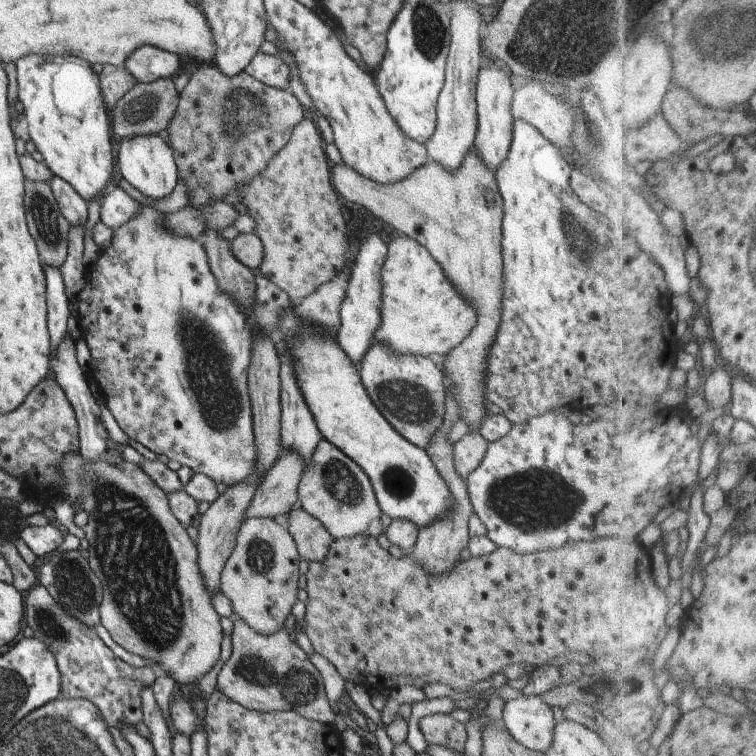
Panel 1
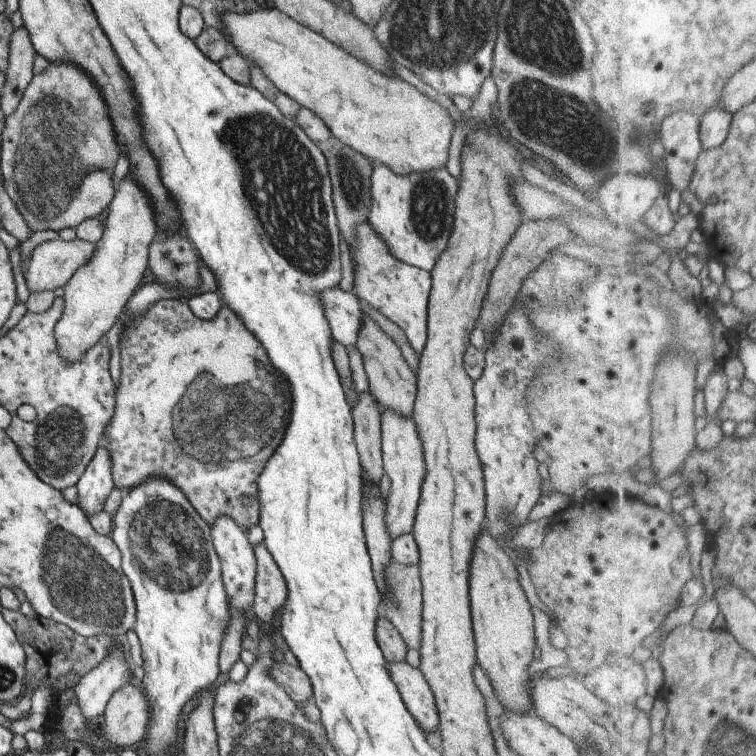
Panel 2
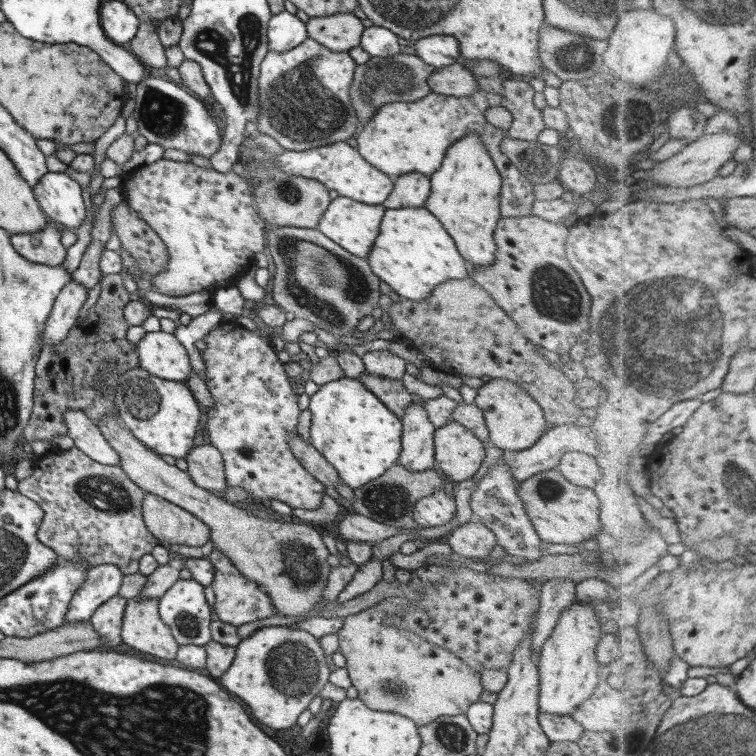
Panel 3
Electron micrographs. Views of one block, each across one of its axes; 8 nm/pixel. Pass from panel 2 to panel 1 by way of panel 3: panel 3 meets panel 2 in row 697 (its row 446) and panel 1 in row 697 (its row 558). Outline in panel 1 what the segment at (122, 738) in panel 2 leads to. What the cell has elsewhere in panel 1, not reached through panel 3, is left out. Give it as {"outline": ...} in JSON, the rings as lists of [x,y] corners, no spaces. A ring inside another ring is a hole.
{"outline":[[[231,616],[231,620],[231,655],[220,667],[215,688],[250,711],[270,713],[296,710],[306,719],[332,724],[333,706],[324,693],[321,675],[310,663],[305,651],[291,641],[287,630],[262,635],[237,616]]]}

